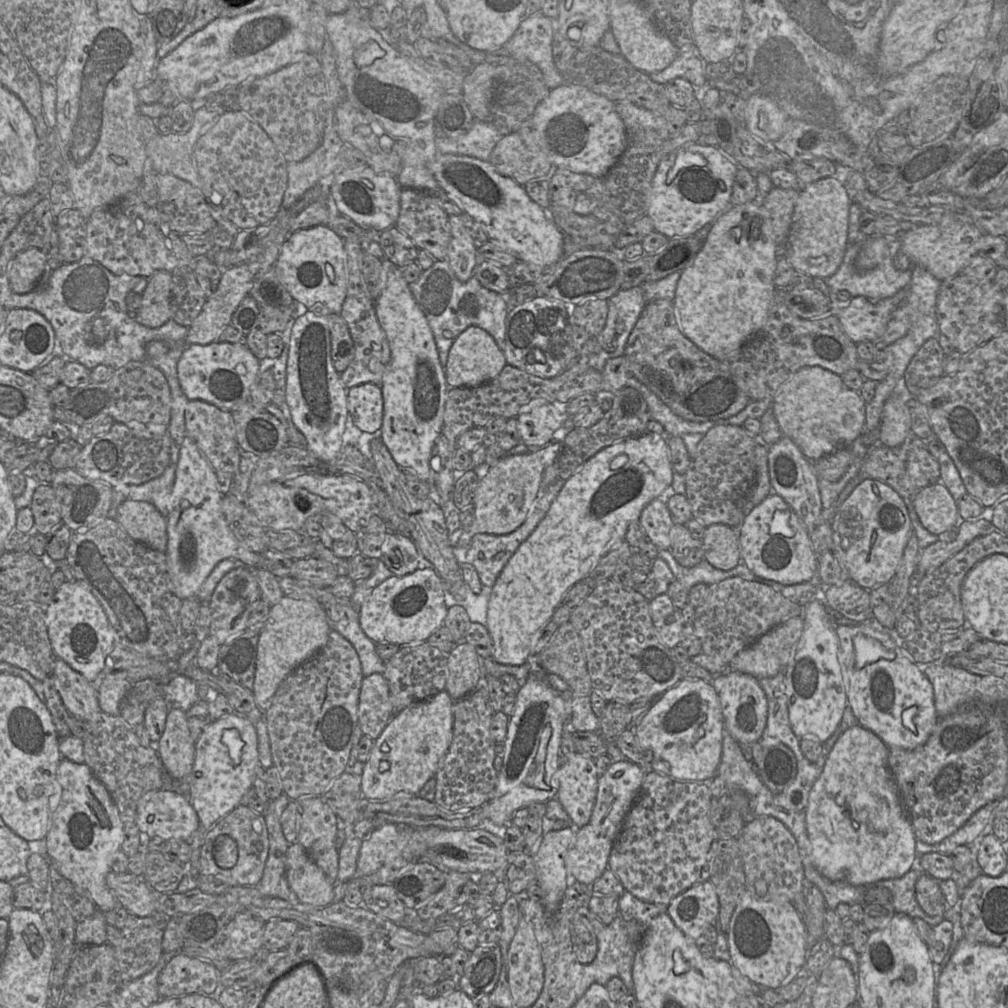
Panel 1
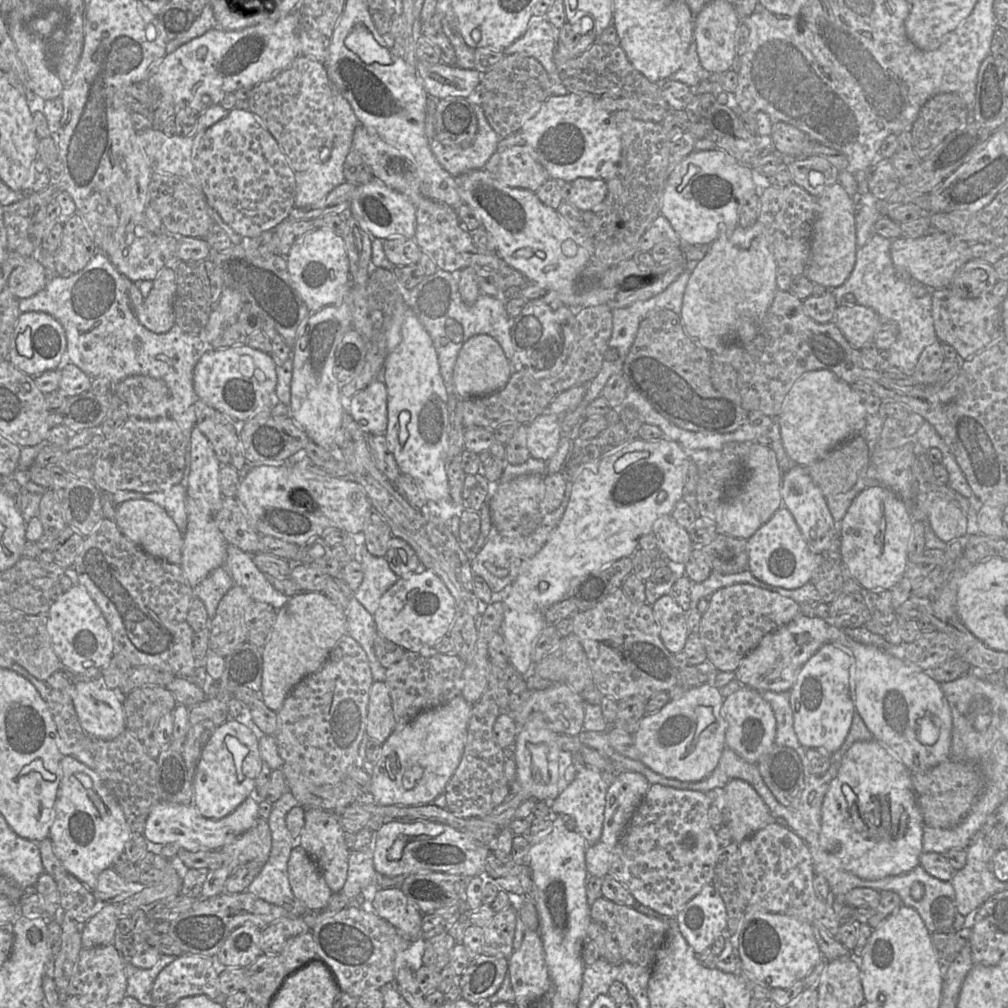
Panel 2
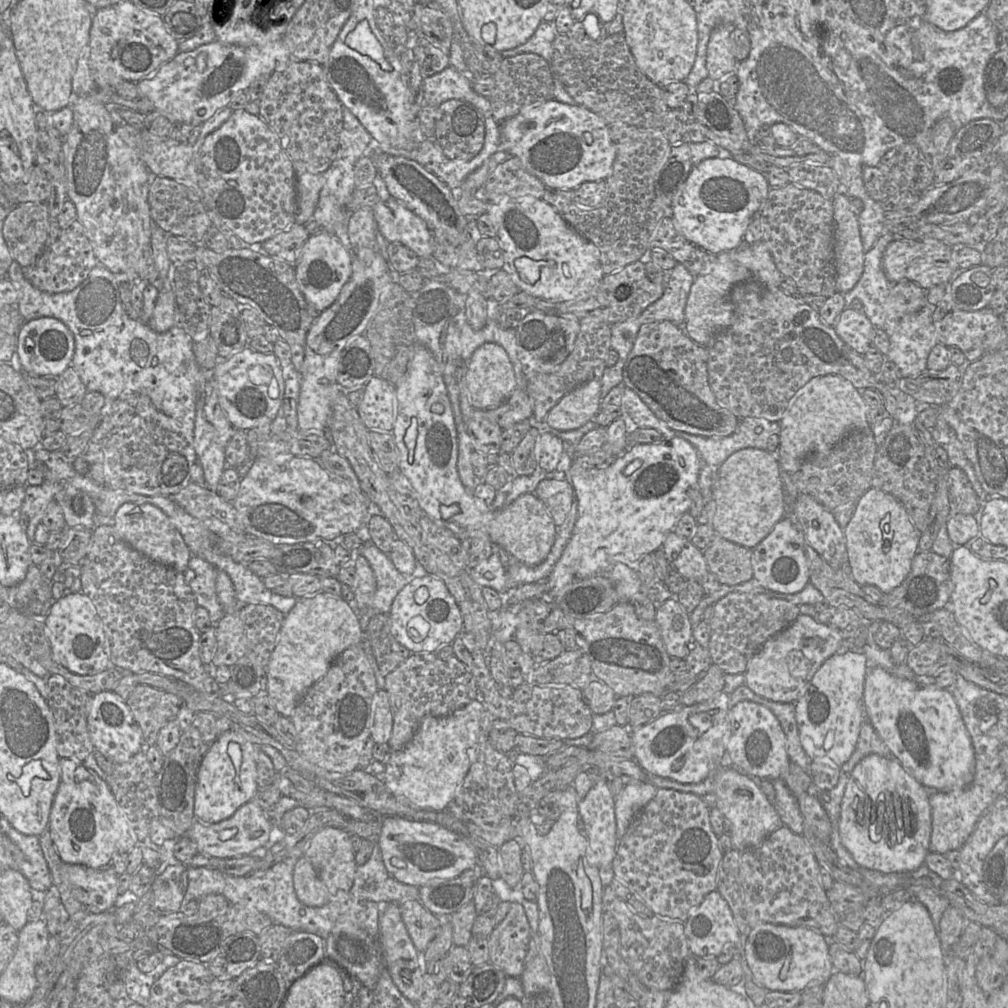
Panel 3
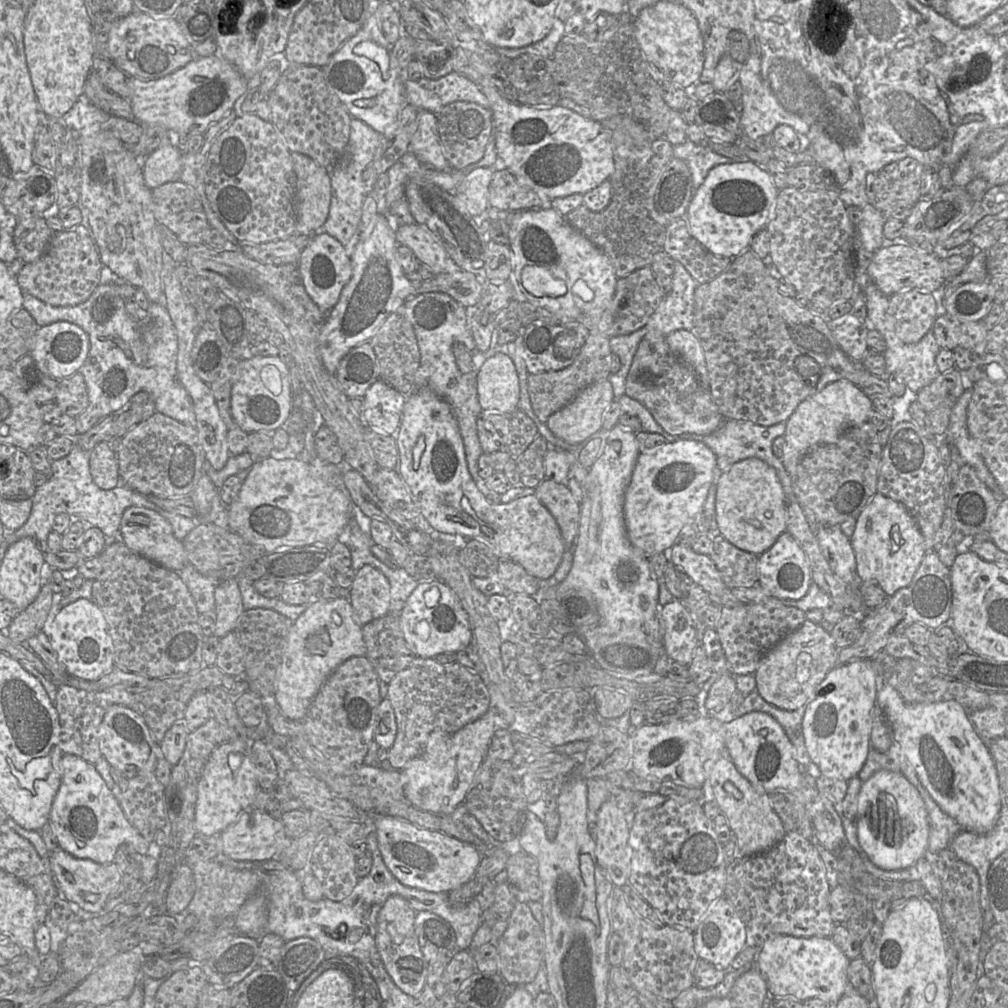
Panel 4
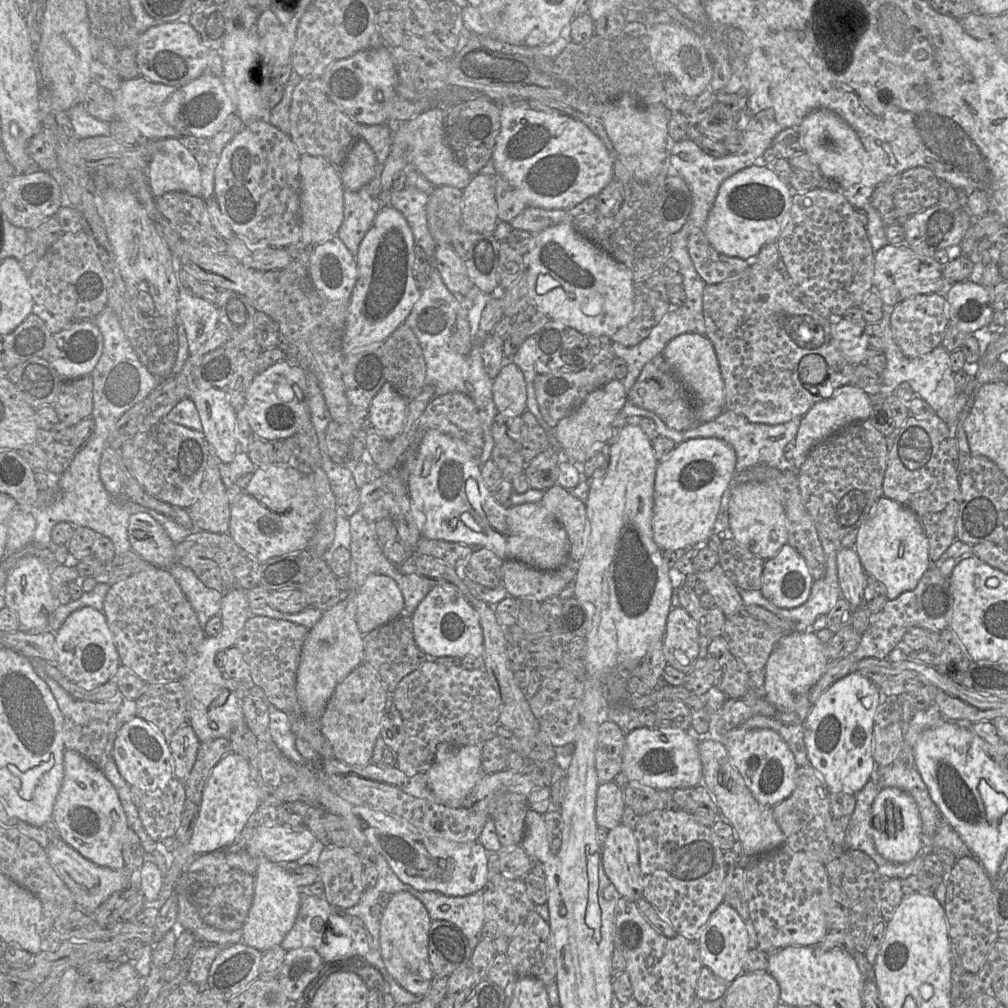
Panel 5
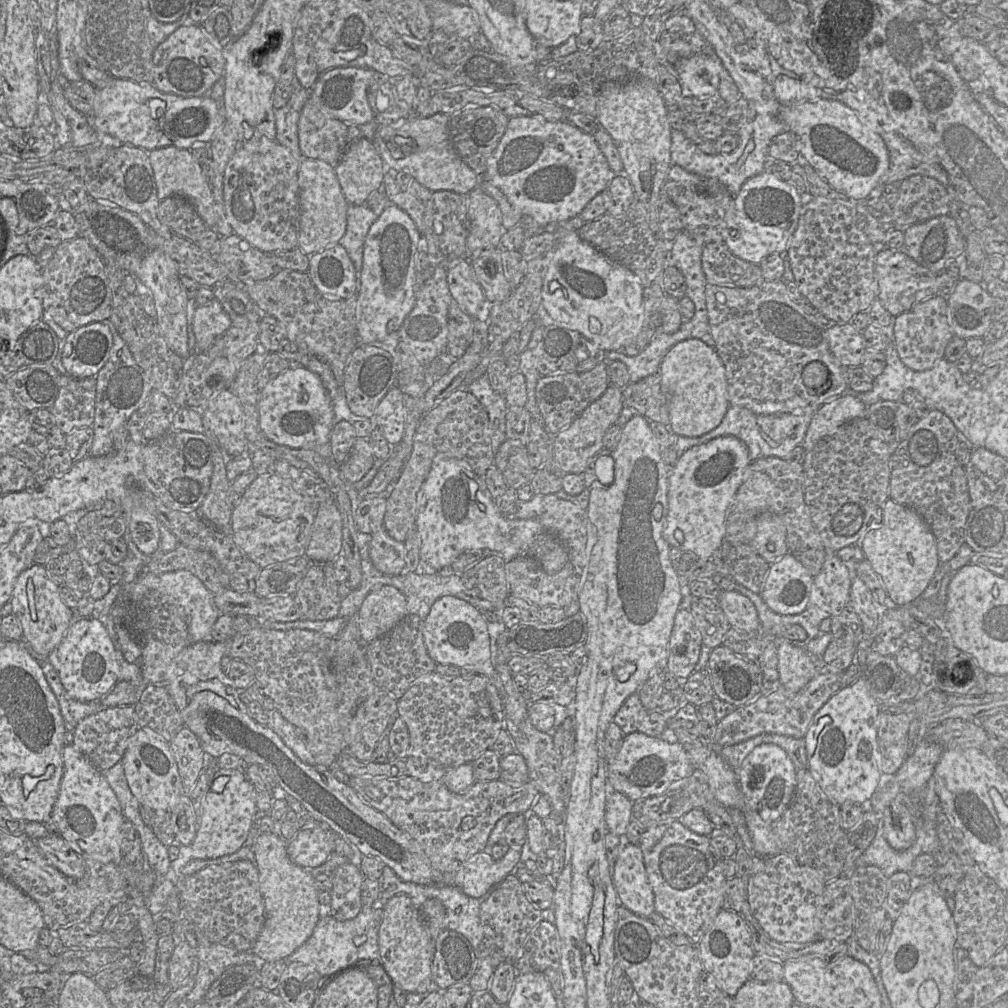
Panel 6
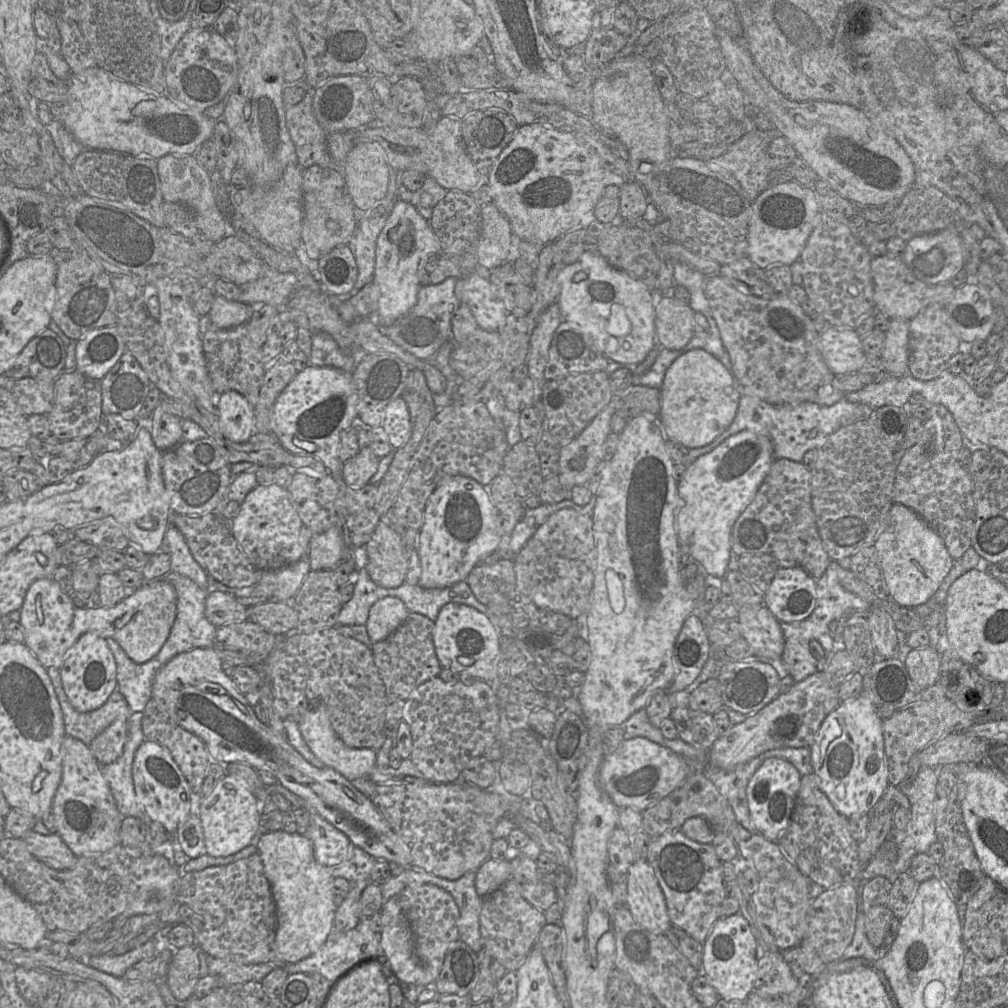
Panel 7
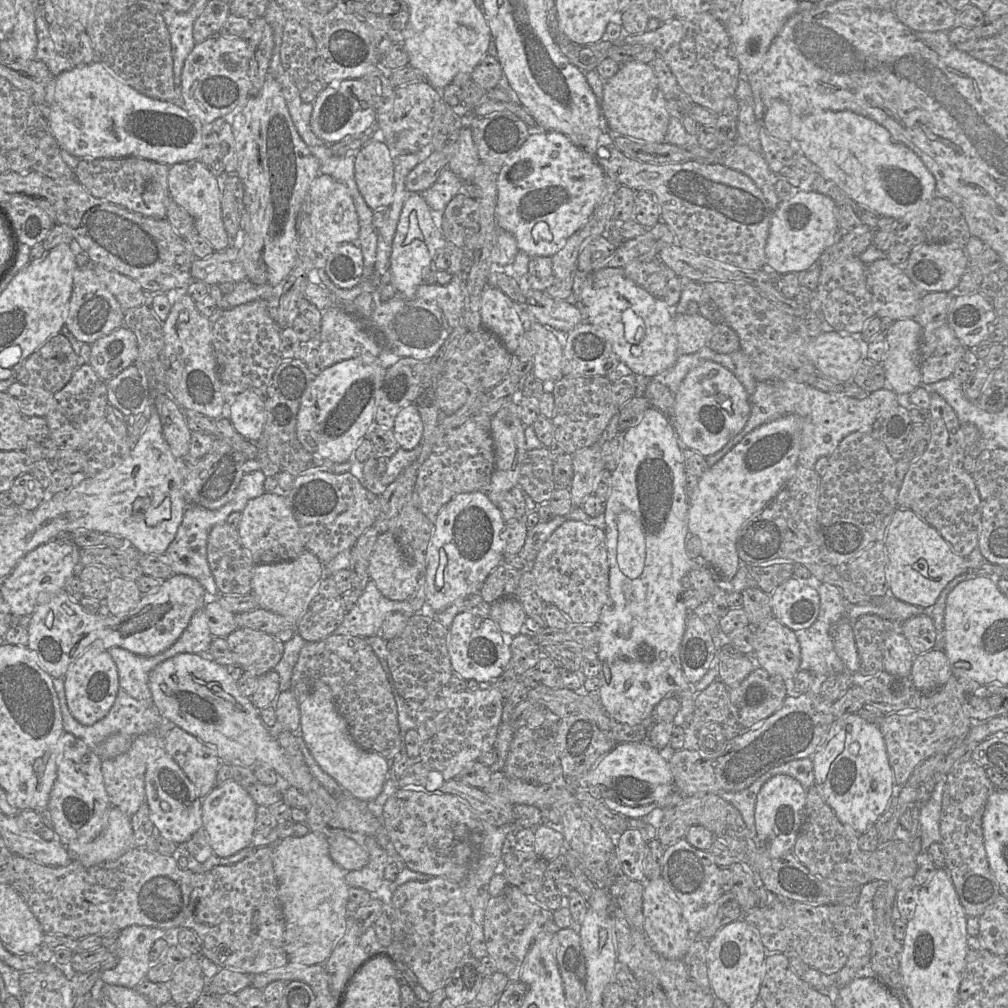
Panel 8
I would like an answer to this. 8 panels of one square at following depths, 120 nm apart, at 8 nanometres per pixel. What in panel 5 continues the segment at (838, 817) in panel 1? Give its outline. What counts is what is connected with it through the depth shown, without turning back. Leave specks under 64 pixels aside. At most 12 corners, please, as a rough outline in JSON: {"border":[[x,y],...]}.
{"border":[[879,790],[871,836],[886,860],[922,849],[917,805],[904,791]]}

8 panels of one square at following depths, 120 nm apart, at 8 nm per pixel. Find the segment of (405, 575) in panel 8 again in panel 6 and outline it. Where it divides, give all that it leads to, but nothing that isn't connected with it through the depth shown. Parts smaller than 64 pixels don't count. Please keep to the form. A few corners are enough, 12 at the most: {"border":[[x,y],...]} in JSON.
{"border":[[382,526],[369,554],[385,575],[405,571],[405,546]]}

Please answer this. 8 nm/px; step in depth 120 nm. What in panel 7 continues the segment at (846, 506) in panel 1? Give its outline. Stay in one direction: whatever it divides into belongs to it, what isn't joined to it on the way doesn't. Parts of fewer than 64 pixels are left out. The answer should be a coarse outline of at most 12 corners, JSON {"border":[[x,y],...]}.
{"border":[[893,503],[874,547],[890,599],[927,602],[951,570],[941,536]]}

